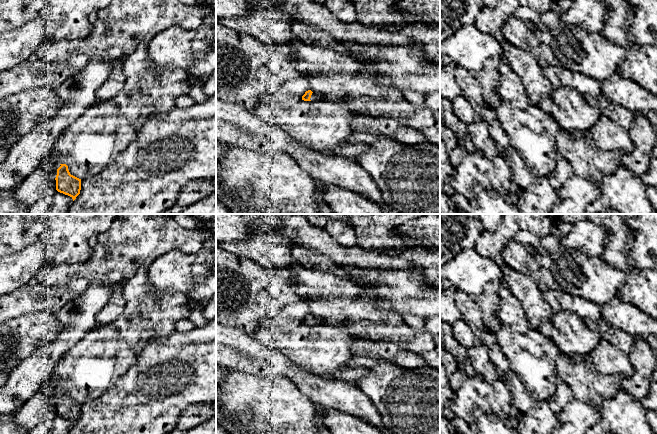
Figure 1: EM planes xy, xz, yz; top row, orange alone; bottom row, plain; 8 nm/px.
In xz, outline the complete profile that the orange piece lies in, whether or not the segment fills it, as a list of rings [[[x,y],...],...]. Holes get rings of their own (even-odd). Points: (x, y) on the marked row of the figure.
[[[308,90],[302,96],[302,100],[304,100],[304,101],[322,101],[322,100],[324,100],[324,98],[323,98],[322,94],[317,94],[317,93],[312,92],[311,90]]]

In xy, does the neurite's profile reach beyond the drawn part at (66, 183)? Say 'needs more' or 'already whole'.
already whole

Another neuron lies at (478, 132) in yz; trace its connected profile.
[[[485,121],[467,124],[468,136],[471,139],[475,150],[480,151],[485,158],[495,159],[500,155],[495,141],[492,139],[489,126]]]

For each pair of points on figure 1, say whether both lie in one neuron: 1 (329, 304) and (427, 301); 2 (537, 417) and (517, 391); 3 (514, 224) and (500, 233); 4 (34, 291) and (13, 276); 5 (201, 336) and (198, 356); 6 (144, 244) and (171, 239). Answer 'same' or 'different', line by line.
1: different
2: same
3: same
4: different
5: different
6: same

